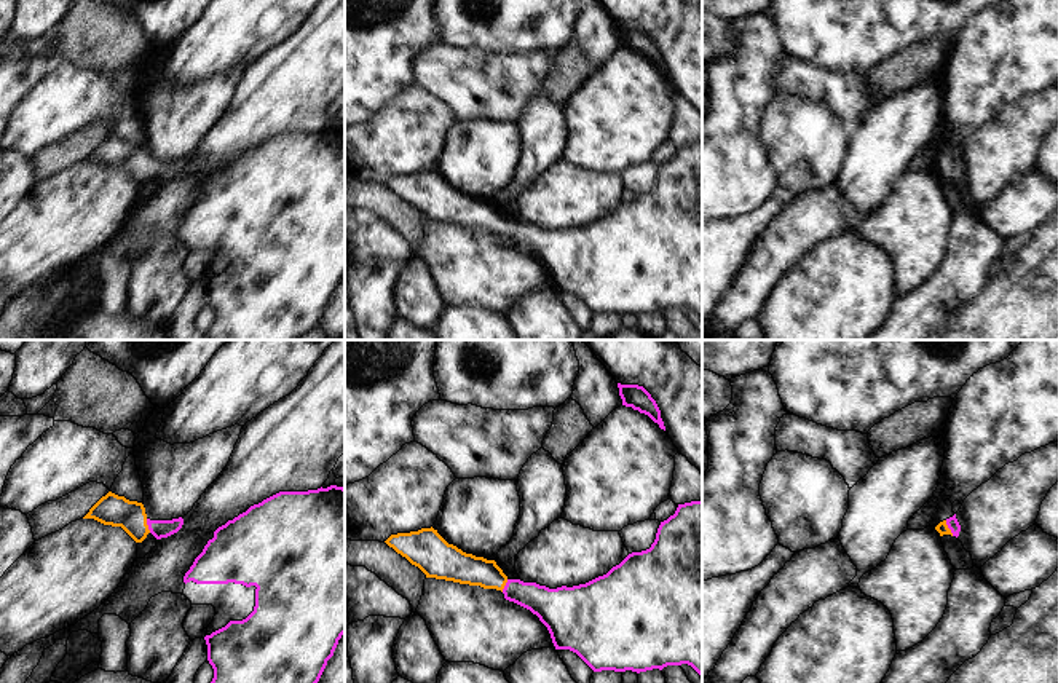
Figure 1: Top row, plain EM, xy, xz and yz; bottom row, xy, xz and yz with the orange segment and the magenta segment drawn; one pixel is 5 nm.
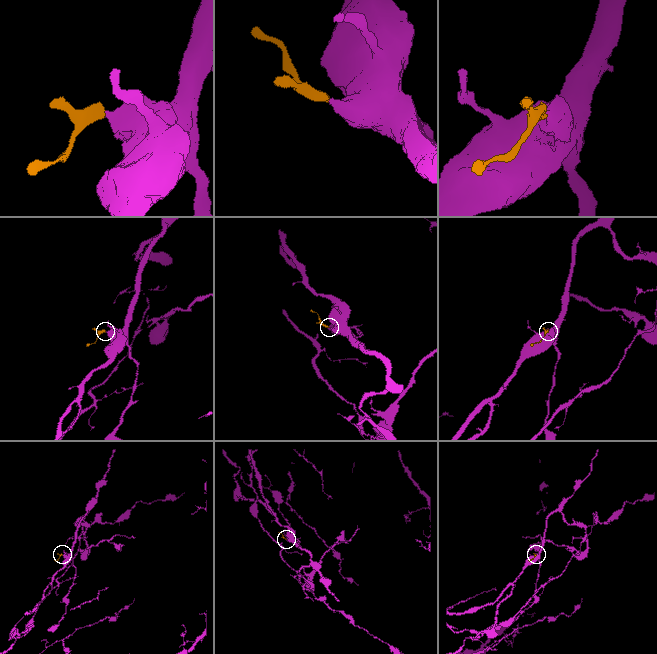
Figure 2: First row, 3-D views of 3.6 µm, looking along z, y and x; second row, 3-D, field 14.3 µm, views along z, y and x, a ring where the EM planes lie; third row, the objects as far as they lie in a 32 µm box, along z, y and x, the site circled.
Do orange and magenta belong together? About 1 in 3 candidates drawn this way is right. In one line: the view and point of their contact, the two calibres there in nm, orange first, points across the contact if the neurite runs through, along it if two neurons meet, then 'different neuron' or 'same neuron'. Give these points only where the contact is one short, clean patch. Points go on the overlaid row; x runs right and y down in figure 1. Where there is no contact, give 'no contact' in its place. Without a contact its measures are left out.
yz (948, 529) | 60/60 nm | across yz (942, 527), (948, 529), (951, 522) | same neuron

